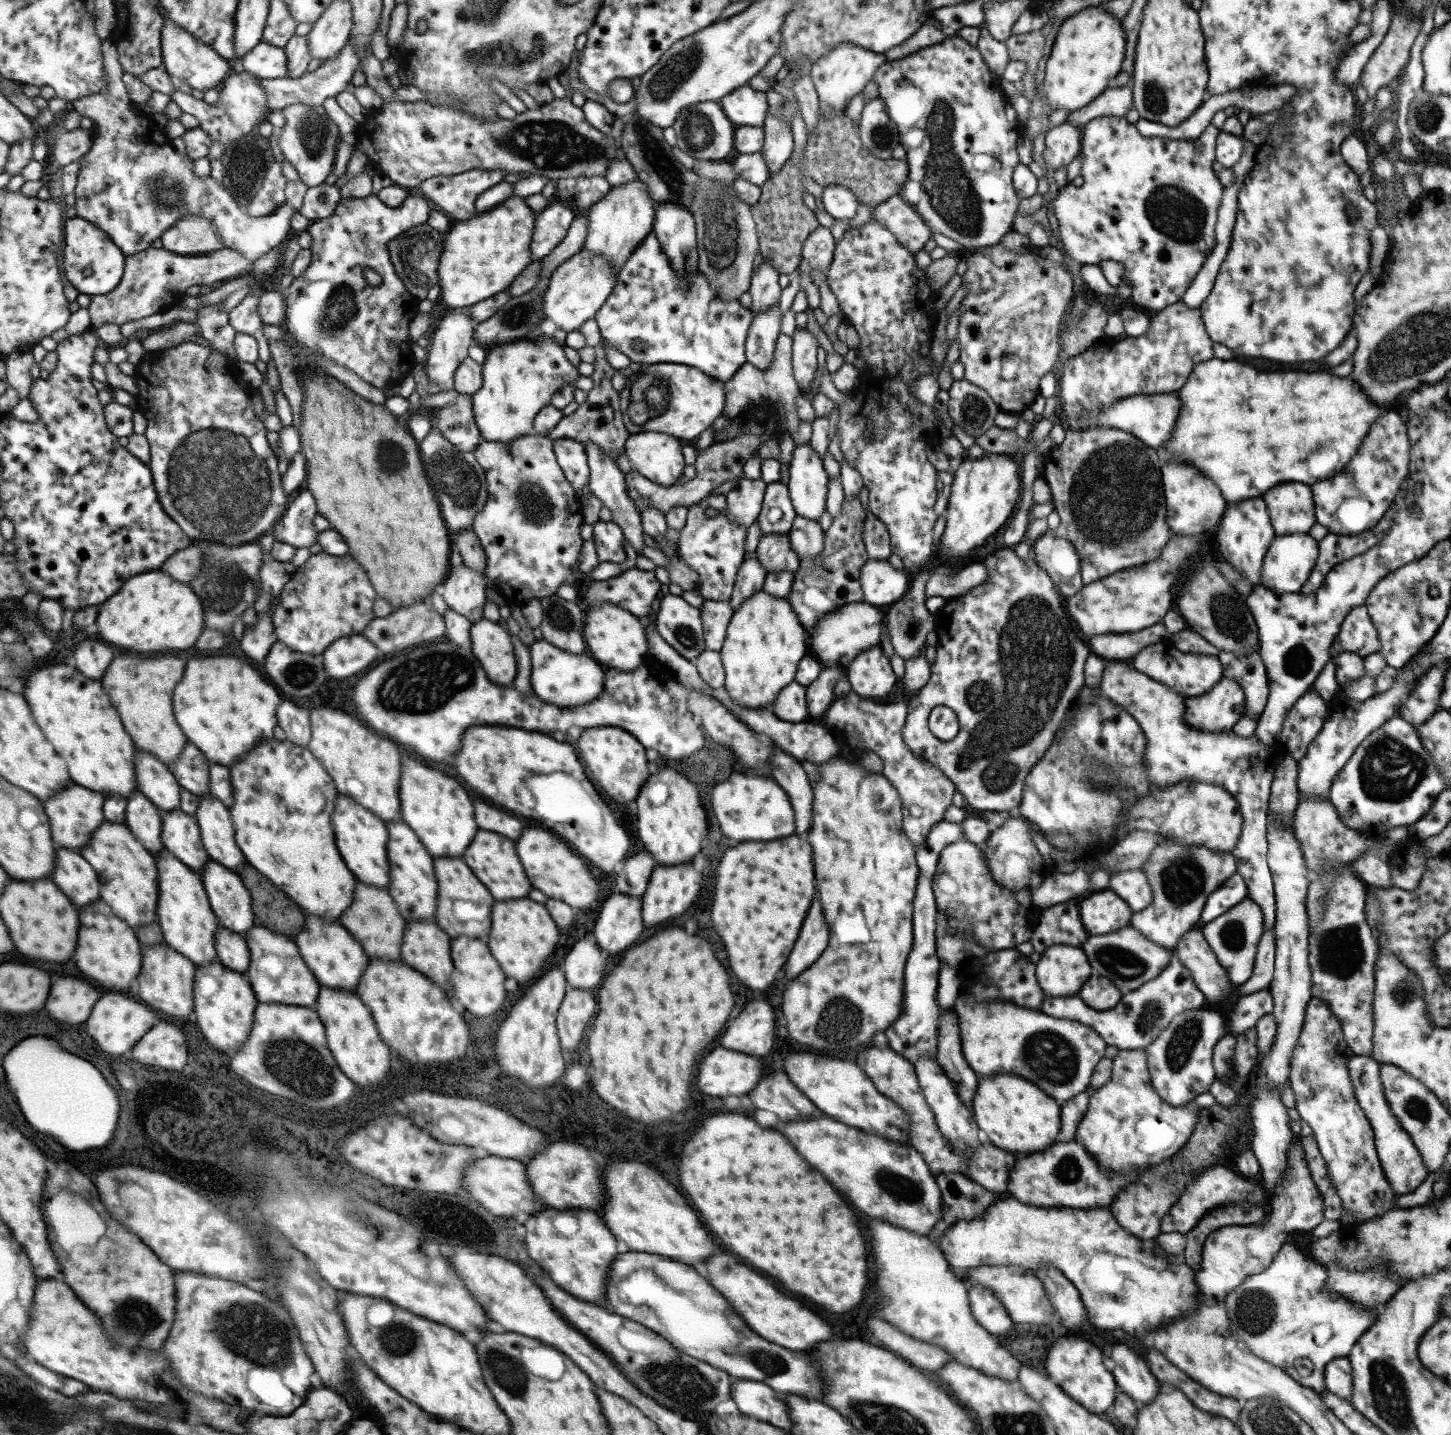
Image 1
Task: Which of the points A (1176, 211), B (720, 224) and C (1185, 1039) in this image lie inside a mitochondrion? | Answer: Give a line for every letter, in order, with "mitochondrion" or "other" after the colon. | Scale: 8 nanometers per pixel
A: mitochondrion
B: mitochondrion
C: mitochondrion

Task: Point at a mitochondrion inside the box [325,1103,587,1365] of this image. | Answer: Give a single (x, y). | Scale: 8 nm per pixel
(400, 1340)

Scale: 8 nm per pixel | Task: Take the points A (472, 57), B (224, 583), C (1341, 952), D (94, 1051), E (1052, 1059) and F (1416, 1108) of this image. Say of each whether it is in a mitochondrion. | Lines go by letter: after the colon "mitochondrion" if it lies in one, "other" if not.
A: mitochondrion
B: mitochondrion
C: mitochondrion
D: other
E: mitochondrion
F: mitochondrion

